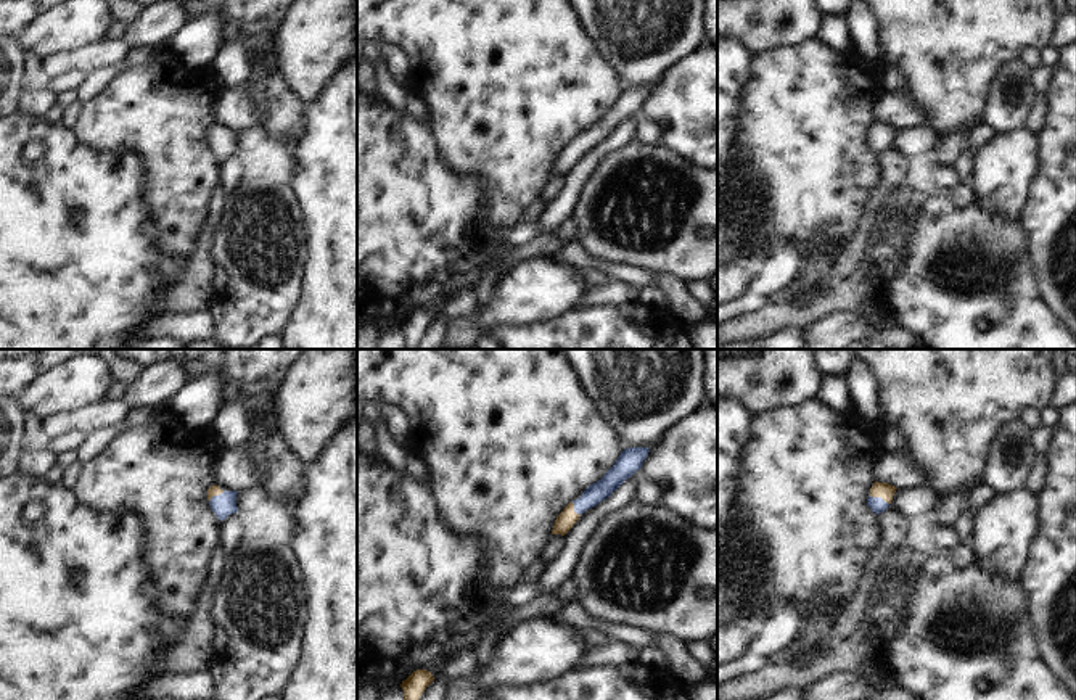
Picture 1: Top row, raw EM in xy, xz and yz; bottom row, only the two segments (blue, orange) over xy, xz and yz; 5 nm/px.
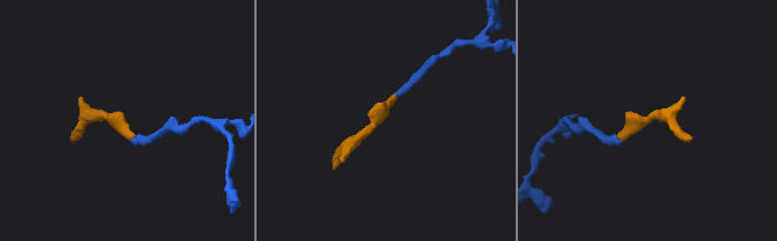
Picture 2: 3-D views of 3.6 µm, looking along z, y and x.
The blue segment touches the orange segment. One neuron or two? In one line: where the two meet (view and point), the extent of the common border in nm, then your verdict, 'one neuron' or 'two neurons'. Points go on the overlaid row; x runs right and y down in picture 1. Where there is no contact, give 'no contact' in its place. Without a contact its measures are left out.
yz (880, 498) | 110 nm | one neuron

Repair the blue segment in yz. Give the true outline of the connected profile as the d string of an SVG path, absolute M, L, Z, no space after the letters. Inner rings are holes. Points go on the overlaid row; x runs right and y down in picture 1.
M875 481L873 486L870 488L870 496L867 499L867 505L877 515L885 512L889 507L896 489L897 489L896 486L891 486L888 483Z

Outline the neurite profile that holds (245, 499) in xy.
M259 483L254 488L251 488L251 489L240 491L236 494L236 500L235 500L236 502L236 507L238 507L236 515L240 512L248 510L251 505L261 502L262 499L267 499L267 491Z

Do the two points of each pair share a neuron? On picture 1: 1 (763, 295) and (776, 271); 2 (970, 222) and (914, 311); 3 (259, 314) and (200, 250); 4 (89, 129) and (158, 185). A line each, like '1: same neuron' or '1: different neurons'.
1: same neuron
2: same neuron
3: different neurons
4: same neuron

